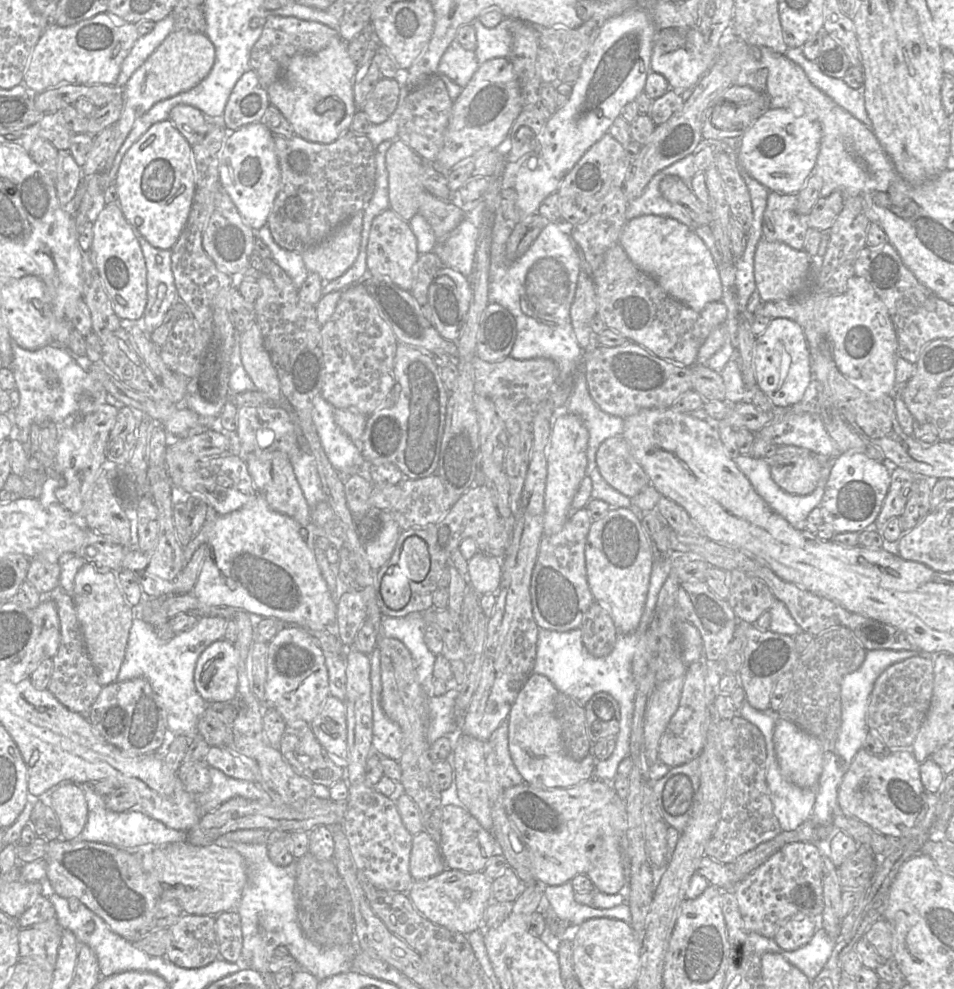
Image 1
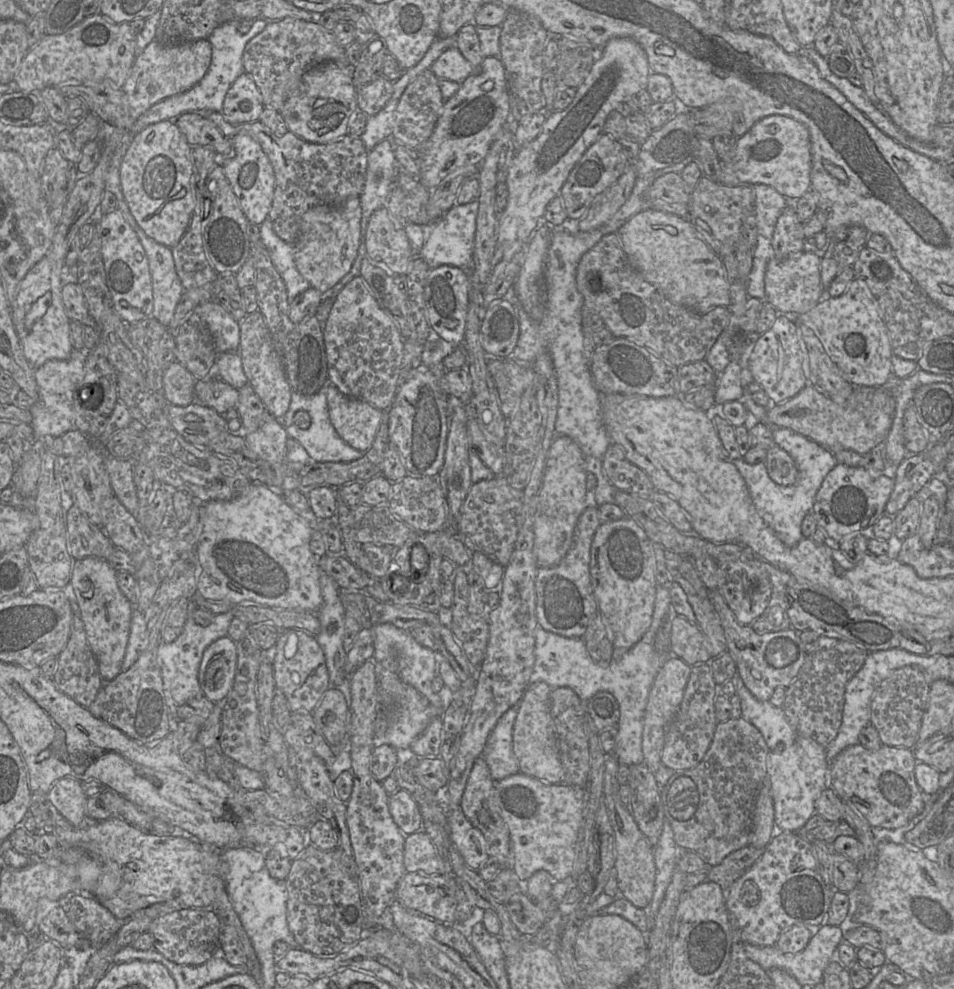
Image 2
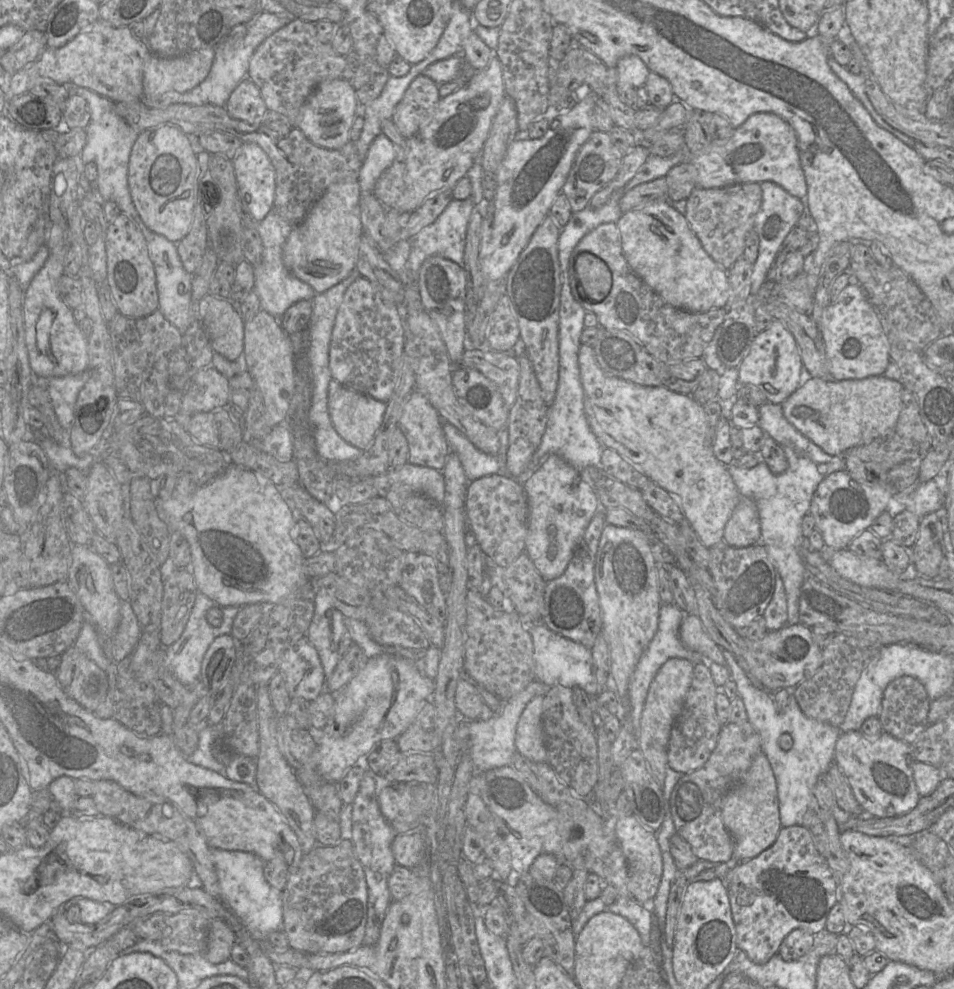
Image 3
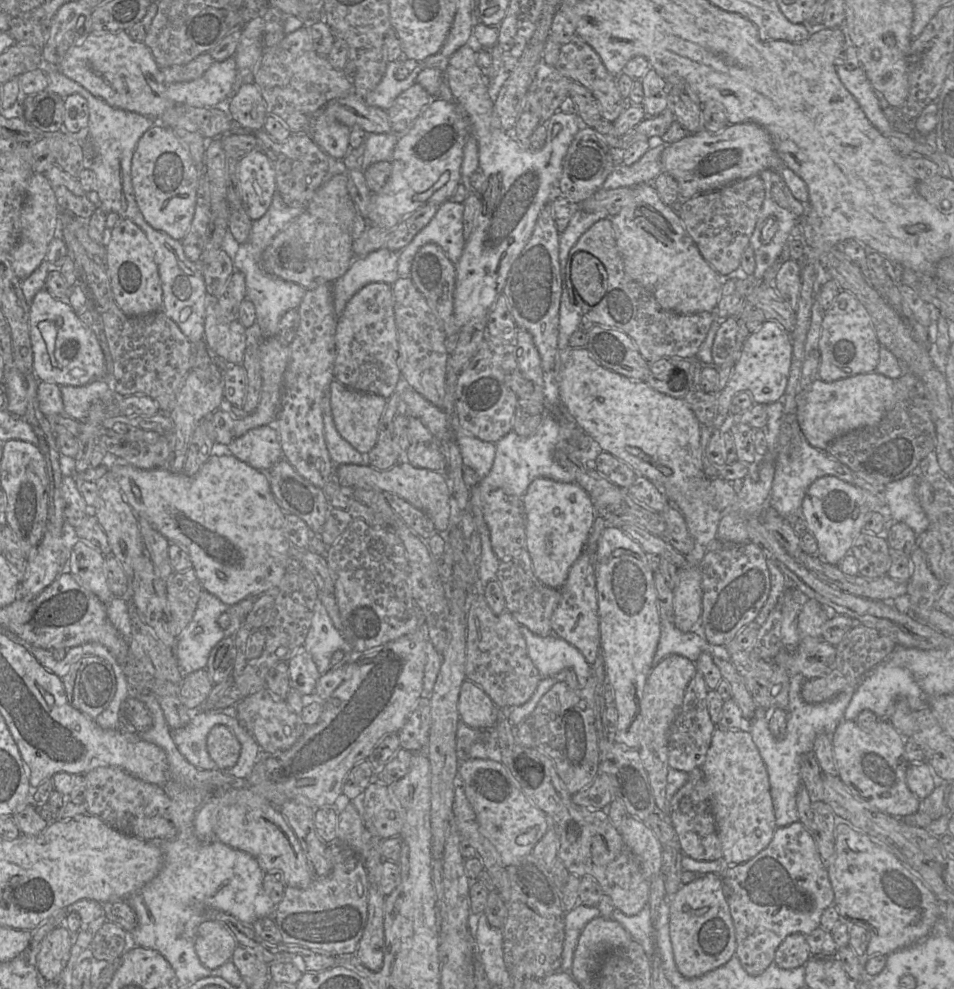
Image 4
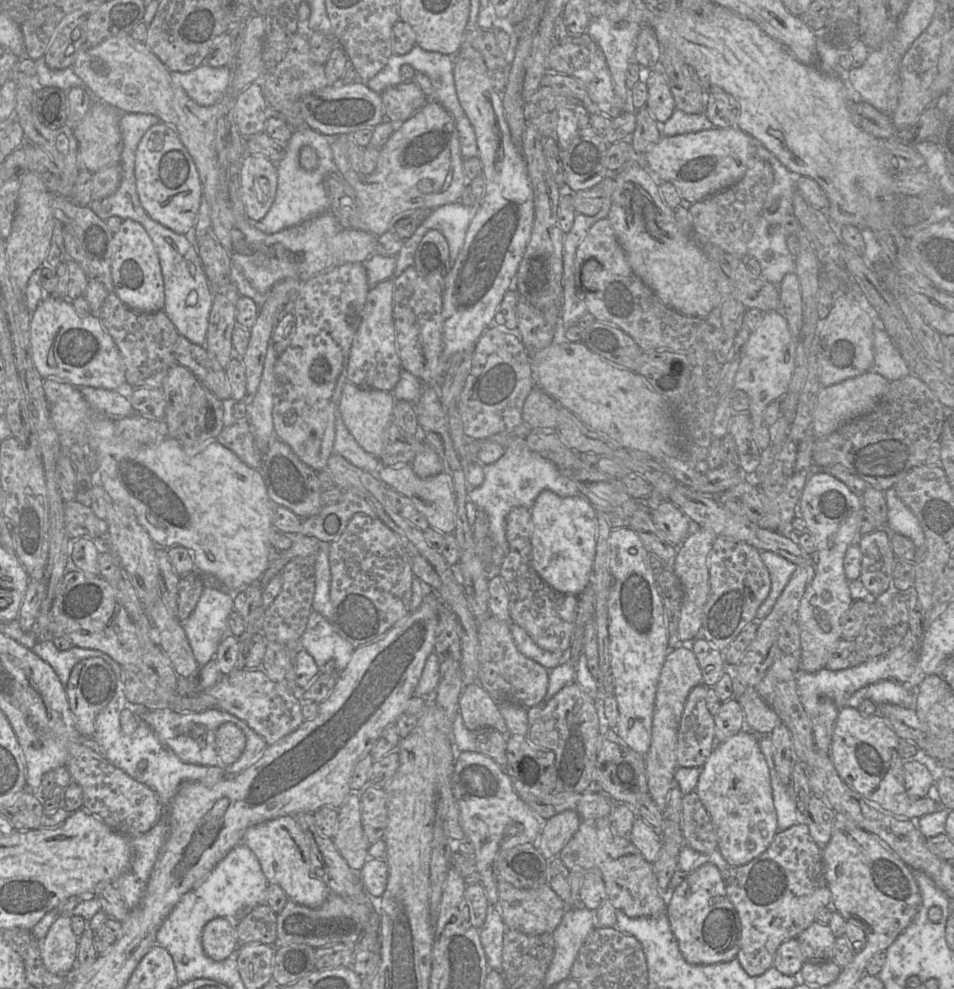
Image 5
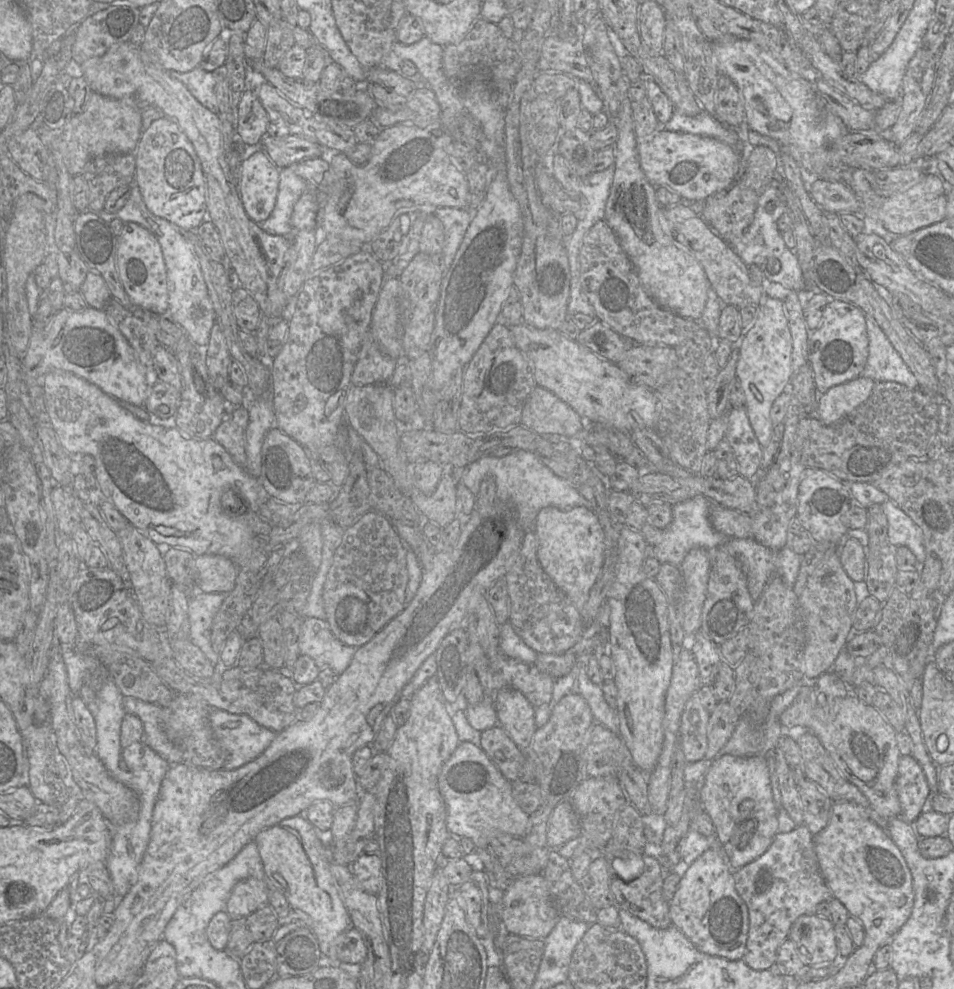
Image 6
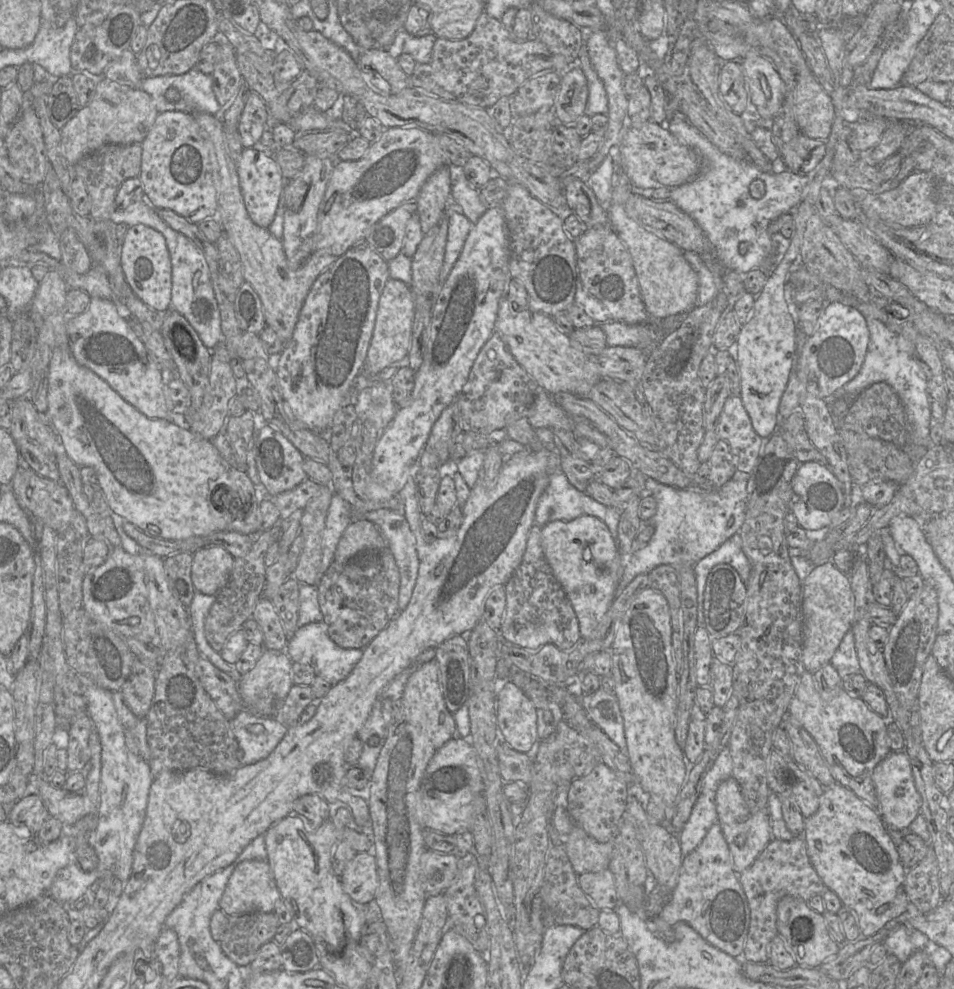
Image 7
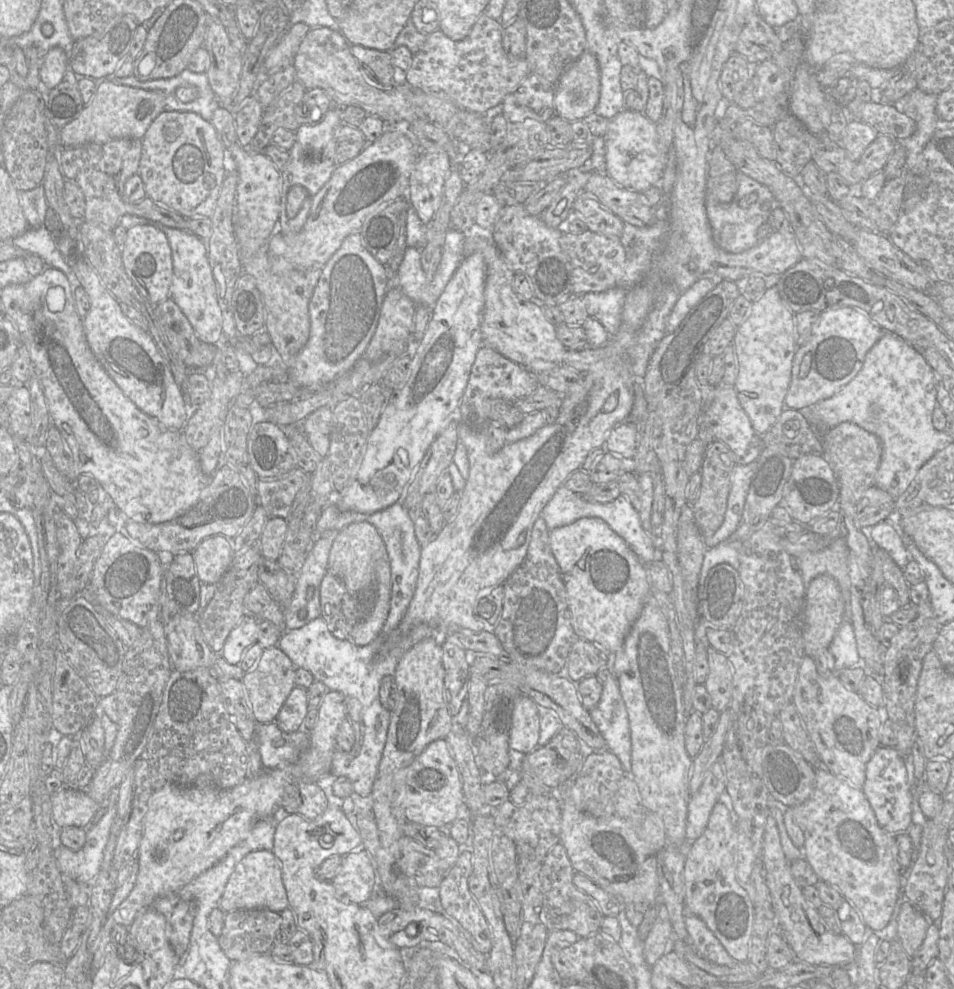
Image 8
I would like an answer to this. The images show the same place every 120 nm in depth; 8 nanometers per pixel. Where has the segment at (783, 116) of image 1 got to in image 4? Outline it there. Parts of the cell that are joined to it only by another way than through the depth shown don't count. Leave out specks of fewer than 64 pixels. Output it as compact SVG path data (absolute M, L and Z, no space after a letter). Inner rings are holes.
M753 122L729 125L718 133L711 133L703 128L698 133L668 144L661 154L661 166L663 172L677 181L680 197L684 199L720 189L771 169L782 176L797 200L809 201L808 187L804 180L778 156L768 132Z

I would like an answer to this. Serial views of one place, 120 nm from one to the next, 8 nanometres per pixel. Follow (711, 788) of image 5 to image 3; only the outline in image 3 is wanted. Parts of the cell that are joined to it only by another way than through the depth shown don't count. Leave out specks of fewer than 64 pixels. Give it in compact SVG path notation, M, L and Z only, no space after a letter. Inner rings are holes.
M761 751L743 778L733 785L722 800L722 820L734 841L733 859L744 862L771 847L782 828L779 816L776 779L771 765Z

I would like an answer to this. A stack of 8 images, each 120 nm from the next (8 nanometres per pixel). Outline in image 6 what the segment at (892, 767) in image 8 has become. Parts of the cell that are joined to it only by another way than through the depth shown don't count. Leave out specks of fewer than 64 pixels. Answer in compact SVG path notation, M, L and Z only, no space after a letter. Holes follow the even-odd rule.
M911 755L900 756L896 789L901 805L899 817L907 823L914 823L928 807L931 790L922 767Z

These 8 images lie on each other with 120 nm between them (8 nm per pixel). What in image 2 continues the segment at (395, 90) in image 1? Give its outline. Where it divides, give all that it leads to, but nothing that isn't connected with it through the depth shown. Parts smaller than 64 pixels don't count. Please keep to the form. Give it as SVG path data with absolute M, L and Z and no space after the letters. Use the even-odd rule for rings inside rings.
M381 75L375 81L357 89L358 110L367 116L379 113L393 94L393 82Z

